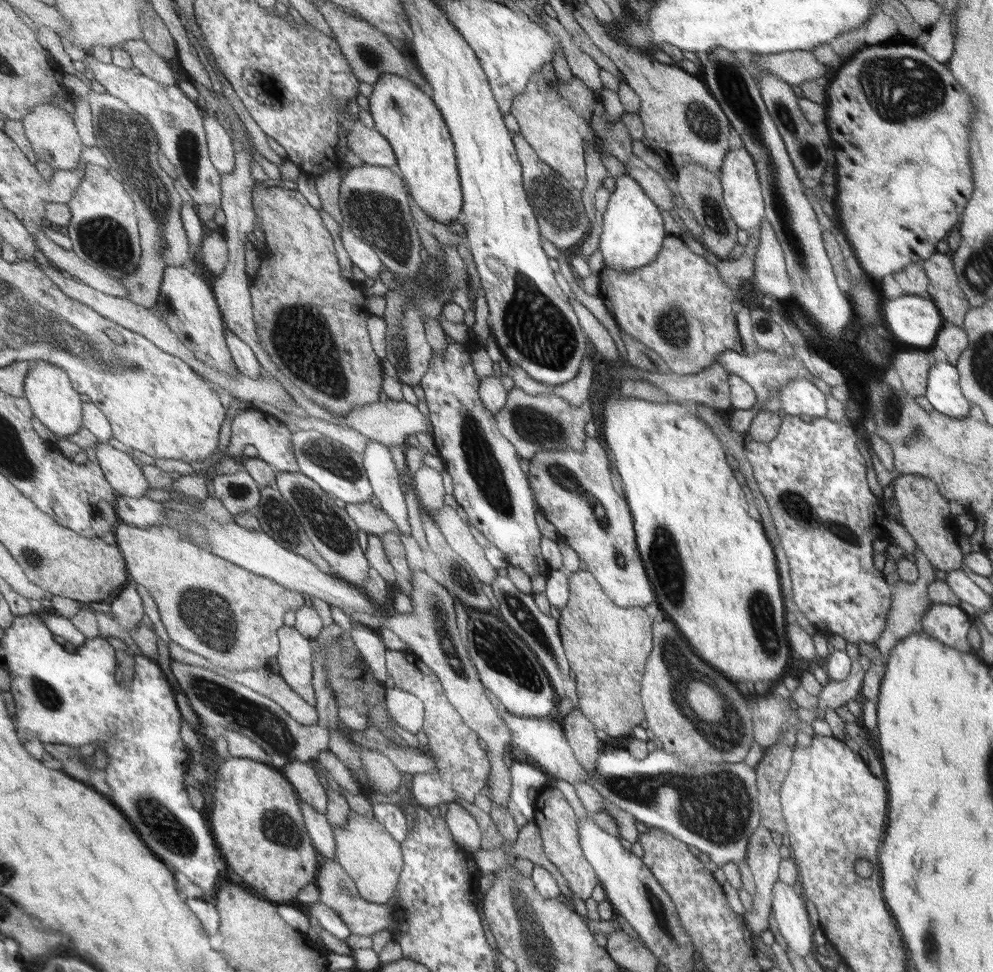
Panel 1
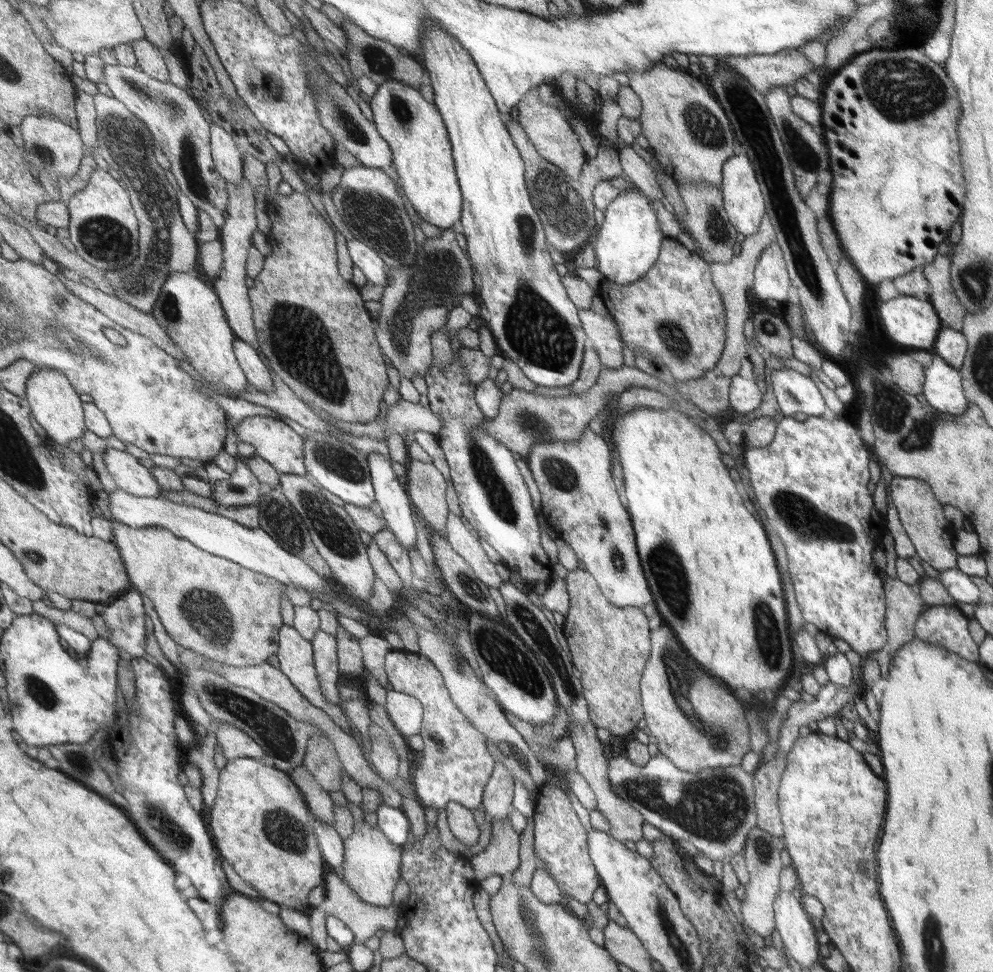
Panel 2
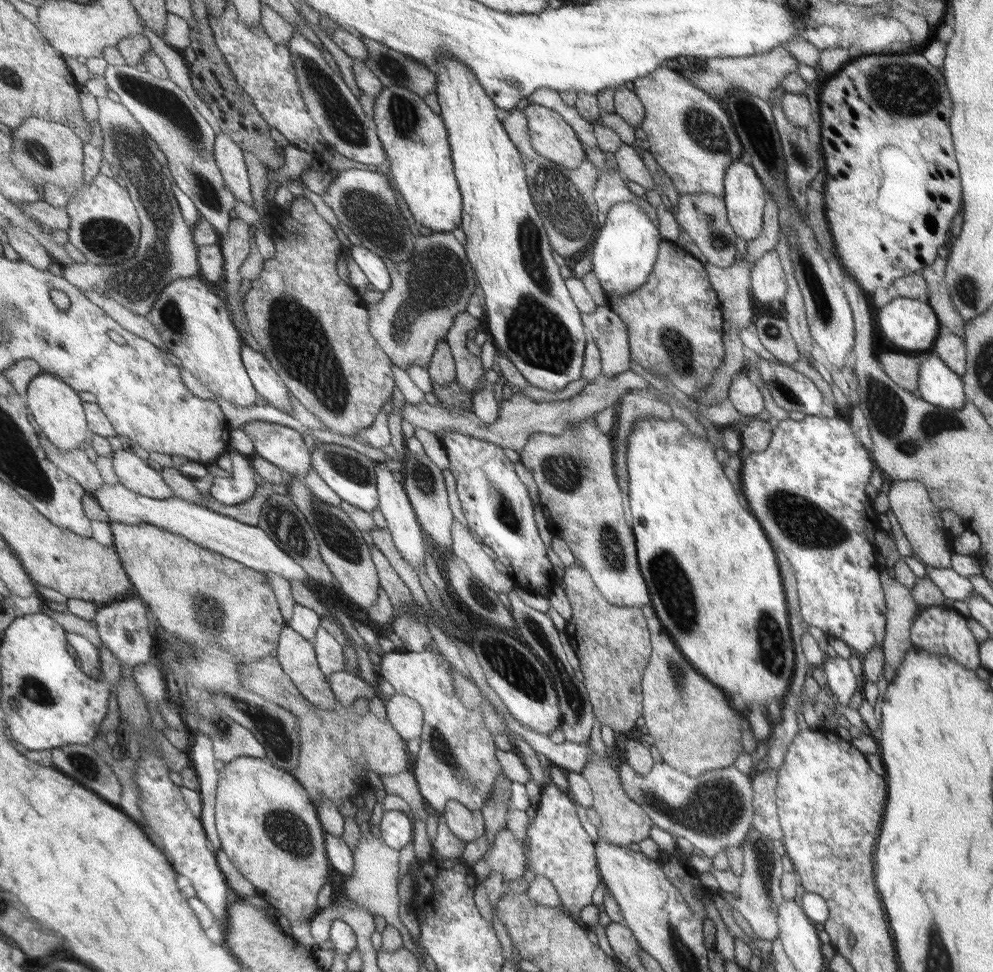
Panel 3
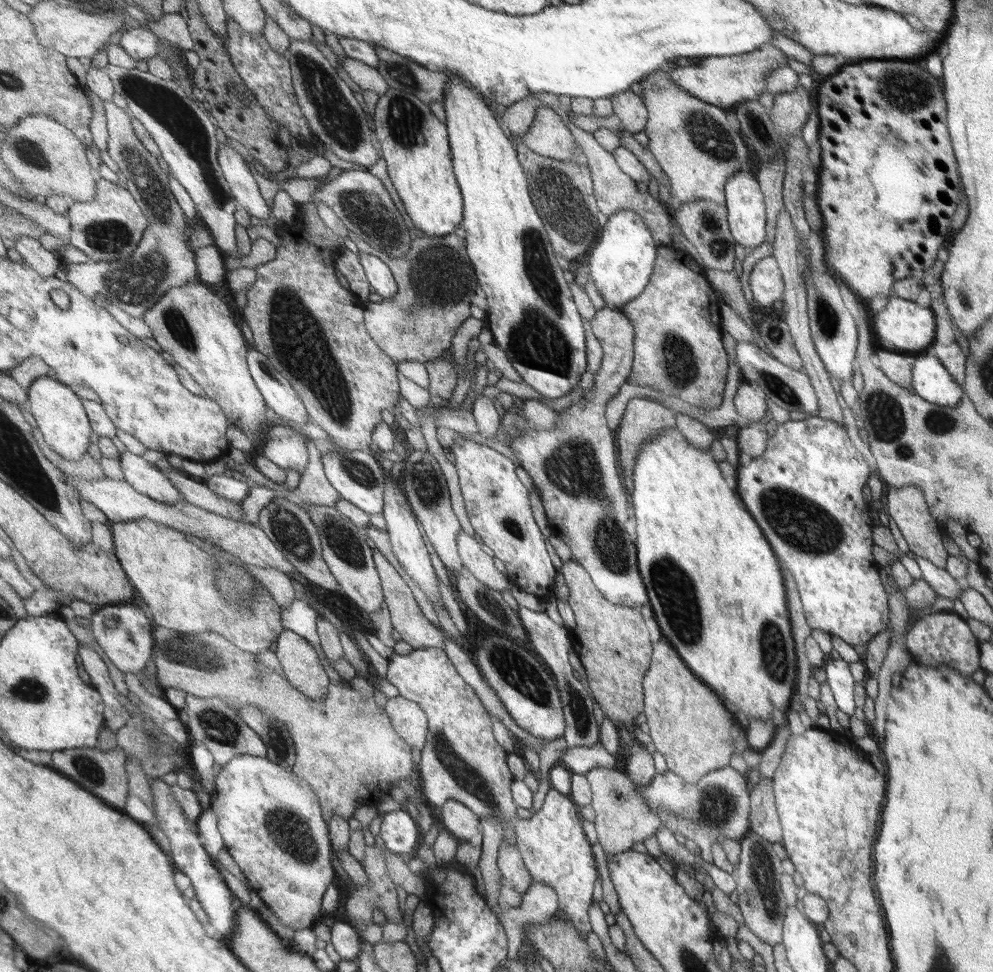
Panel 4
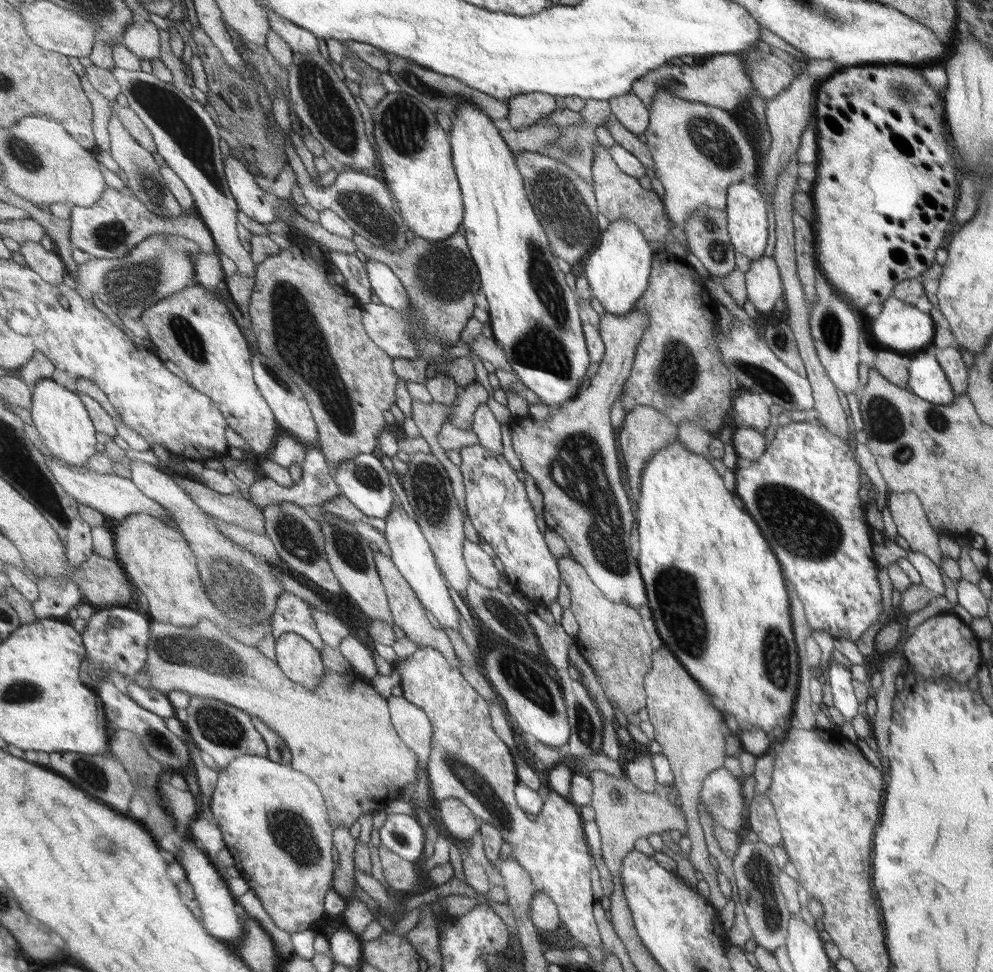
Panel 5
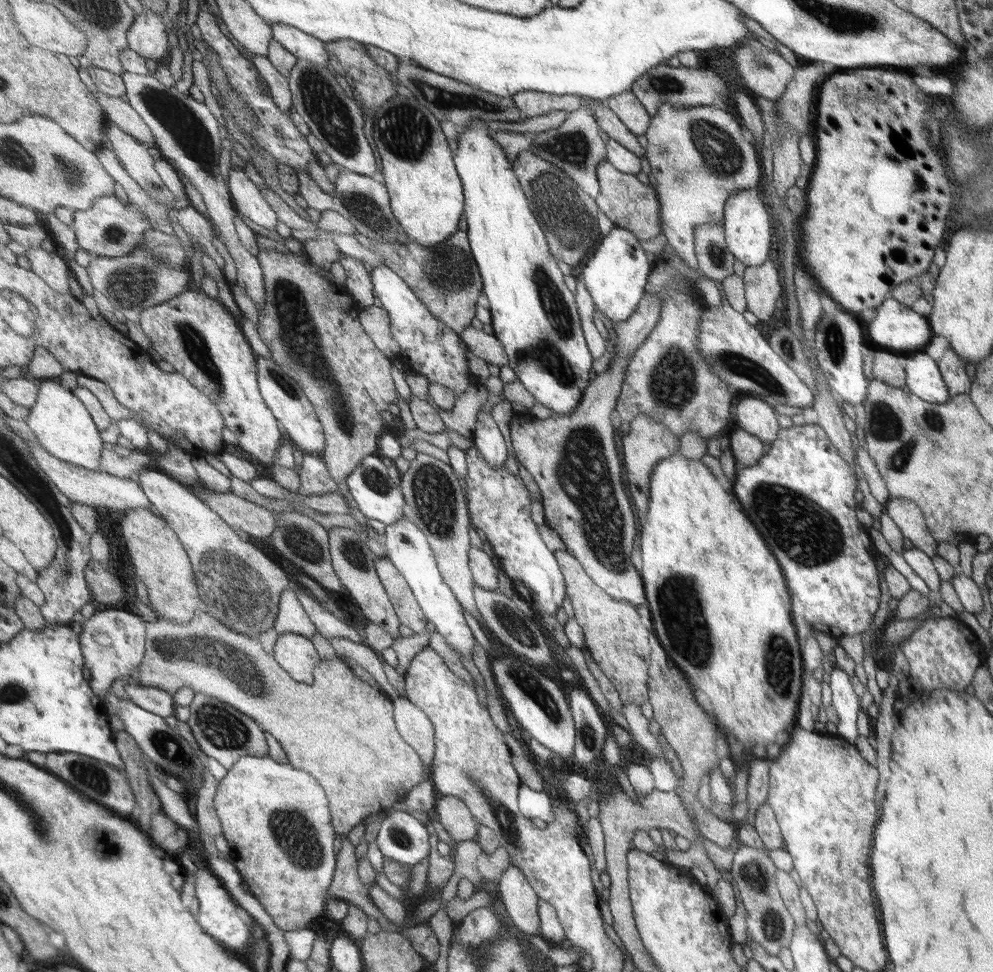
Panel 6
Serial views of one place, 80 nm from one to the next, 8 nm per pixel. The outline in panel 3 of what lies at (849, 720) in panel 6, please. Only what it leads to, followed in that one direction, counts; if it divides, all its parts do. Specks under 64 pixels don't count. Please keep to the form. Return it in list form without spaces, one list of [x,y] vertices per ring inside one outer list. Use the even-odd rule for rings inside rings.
[[[827,657],[820,666],[827,678],[826,688],[833,692],[839,705],[846,706],[849,697],[860,689],[861,680],[853,676],[847,659]]]

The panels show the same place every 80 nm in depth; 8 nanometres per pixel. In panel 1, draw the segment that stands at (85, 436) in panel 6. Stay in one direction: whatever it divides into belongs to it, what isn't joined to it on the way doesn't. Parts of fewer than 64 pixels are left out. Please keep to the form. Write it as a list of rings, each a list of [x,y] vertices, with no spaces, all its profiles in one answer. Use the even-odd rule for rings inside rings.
[[[44,360],[34,361],[25,376],[23,393],[33,408],[35,418],[57,438],[67,439],[84,427],[83,400],[75,390],[68,372],[60,366]]]

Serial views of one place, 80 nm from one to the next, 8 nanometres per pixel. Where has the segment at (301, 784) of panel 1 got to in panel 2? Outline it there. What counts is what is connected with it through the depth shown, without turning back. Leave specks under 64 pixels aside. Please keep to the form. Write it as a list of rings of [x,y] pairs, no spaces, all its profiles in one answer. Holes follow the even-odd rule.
[[[305,765],[298,766],[290,774],[296,785],[303,791],[313,816],[334,826],[335,804],[329,792],[321,786]]]

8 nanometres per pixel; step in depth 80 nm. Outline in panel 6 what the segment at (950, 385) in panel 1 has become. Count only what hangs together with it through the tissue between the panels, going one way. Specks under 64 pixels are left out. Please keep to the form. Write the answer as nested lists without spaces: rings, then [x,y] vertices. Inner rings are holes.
[[[925,352],[906,359],[904,366],[907,375],[906,385],[909,393],[924,399],[927,403],[944,404],[948,402],[948,387],[944,383],[940,370],[937,370],[931,357]]]

